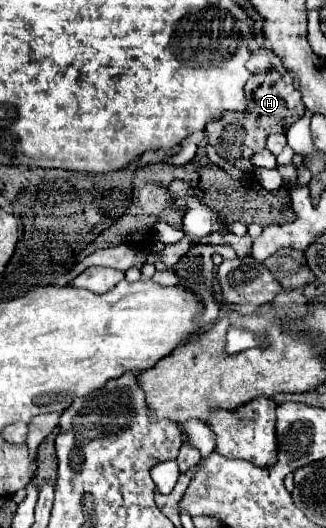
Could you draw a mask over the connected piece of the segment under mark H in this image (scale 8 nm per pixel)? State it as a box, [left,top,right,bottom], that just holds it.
[205,48,305,162]

